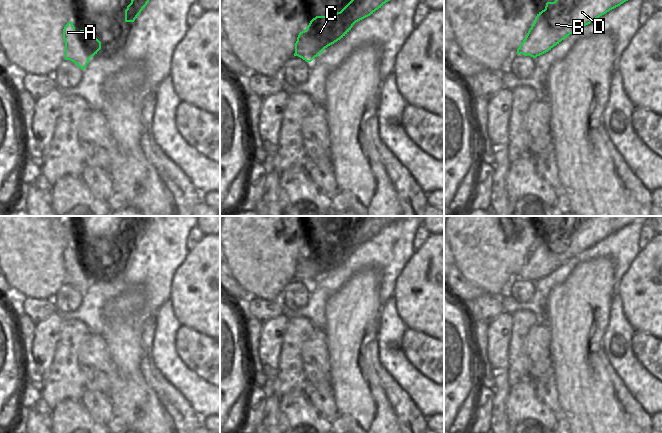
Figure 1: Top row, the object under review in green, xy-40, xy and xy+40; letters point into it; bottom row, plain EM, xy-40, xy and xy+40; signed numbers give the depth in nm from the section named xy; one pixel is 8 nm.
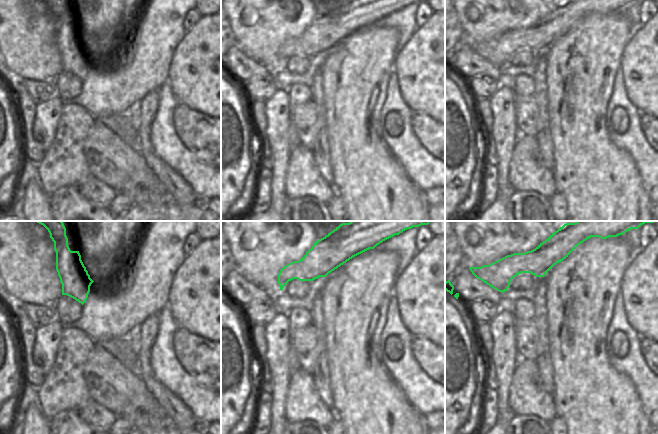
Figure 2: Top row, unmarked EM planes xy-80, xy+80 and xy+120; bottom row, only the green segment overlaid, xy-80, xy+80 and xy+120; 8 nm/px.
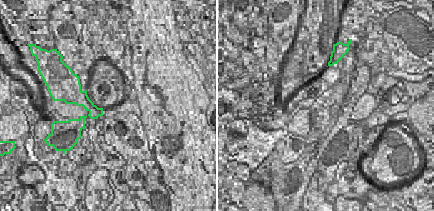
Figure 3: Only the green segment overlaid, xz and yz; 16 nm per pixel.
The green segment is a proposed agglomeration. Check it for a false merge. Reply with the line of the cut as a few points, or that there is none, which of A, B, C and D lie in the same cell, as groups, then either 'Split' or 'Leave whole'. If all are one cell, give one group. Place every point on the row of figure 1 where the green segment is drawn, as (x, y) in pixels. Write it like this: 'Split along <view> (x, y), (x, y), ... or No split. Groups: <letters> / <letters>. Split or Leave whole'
Split along xy-40 (86, 30), (84, 37), (95, 40), (86, 52), (92, 56). Groups: A / B C D. Split.

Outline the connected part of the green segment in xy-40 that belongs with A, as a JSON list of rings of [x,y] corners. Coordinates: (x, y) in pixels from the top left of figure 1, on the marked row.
[[[68,22],[63,29],[63,39],[65,41],[65,60],[74,62],[82,70],[85,69],[92,57],[86,52],[93,49],[97,38],[88,42],[84,38],[87,30],[75,31],[72,22]]]

